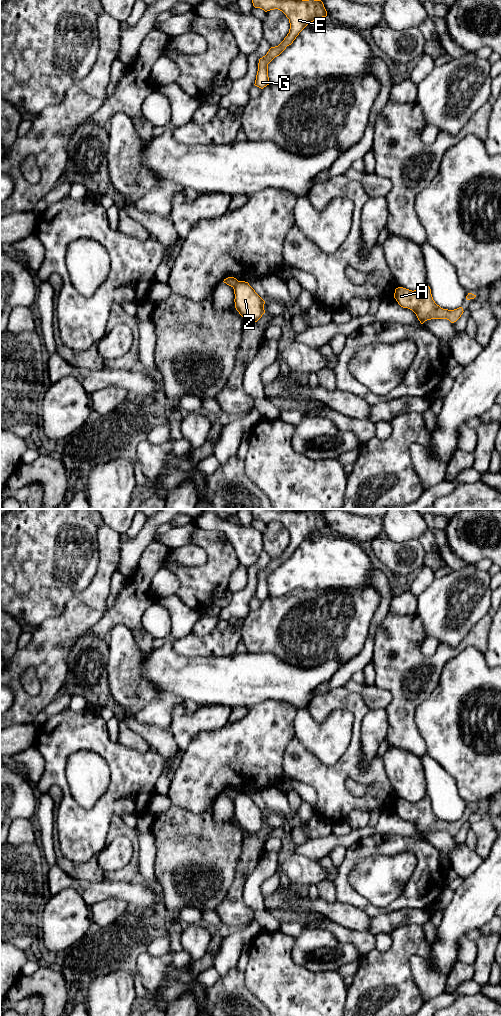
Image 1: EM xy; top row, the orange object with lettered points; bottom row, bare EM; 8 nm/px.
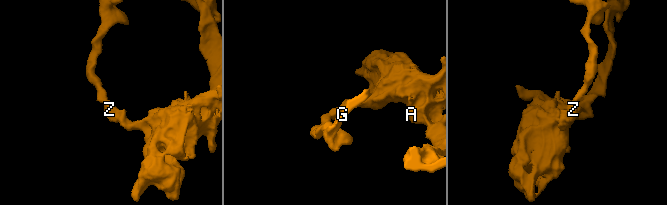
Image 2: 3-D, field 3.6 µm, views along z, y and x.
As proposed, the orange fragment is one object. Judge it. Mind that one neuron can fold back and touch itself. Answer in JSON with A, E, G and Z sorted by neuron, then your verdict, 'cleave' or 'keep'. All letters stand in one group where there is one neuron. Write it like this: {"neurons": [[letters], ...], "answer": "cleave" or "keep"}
{"neurons": [["A", "Z"], ["E", "G"]], "answer": "cleave"}

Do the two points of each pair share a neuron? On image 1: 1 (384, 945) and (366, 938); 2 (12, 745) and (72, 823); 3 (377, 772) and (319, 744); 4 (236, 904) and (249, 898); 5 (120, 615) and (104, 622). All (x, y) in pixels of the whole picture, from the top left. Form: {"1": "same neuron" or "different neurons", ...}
{"1": "different neurons", "2": "different neurons", "3": "different neurons", "4": "different neurons", "5": "same neuron"}

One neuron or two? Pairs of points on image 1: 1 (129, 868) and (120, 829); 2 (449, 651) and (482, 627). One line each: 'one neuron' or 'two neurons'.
1: one neuron
2: one neuron

